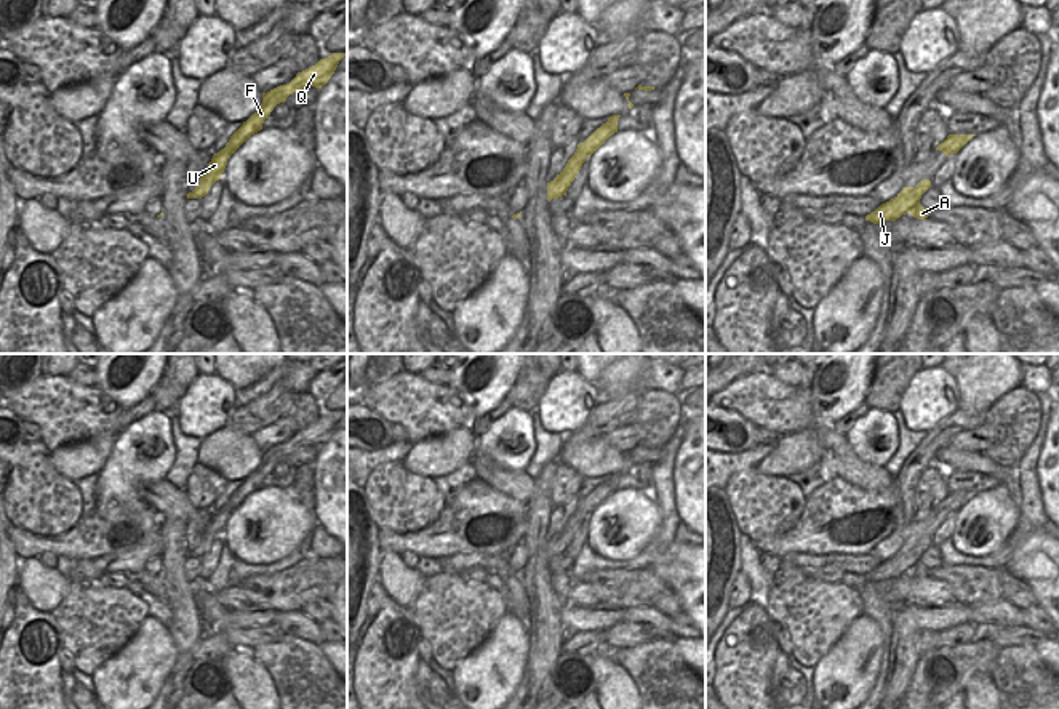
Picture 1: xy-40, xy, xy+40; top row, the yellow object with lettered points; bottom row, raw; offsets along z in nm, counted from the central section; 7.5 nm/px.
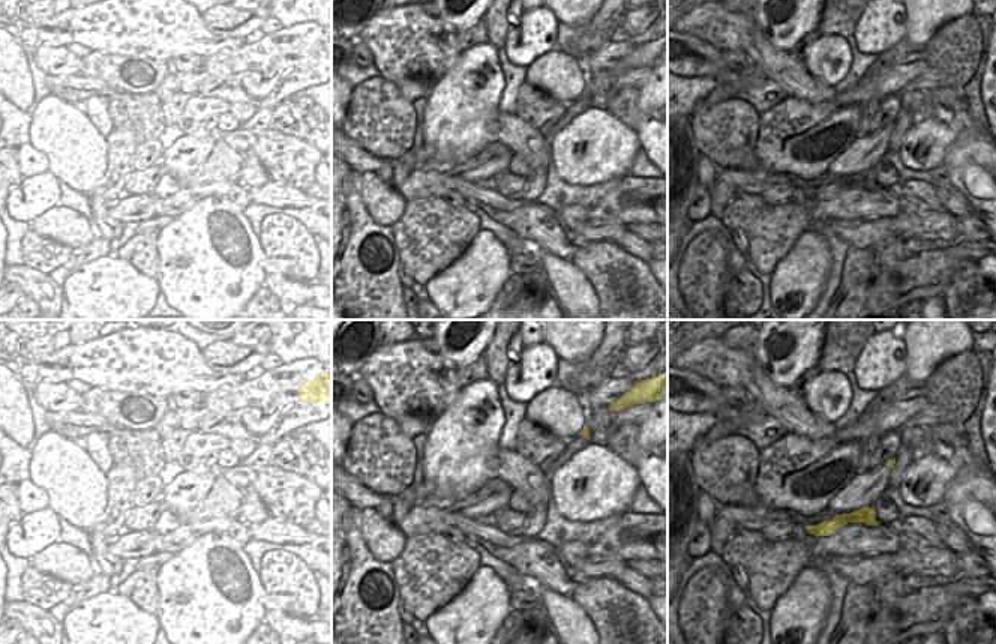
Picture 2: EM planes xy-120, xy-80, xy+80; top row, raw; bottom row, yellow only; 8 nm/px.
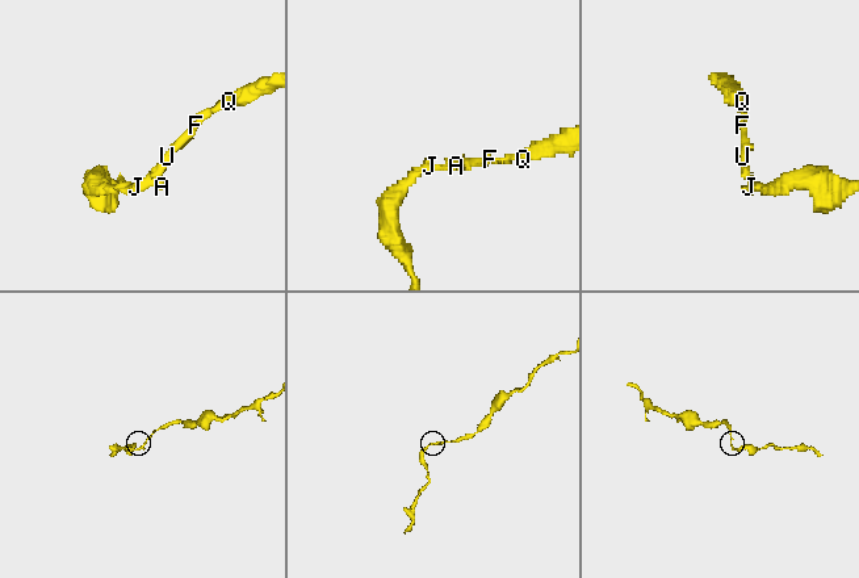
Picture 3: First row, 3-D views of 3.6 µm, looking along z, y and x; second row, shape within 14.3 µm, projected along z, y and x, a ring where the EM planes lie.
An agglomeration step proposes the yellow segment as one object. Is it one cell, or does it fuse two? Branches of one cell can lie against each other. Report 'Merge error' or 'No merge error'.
No merge error.

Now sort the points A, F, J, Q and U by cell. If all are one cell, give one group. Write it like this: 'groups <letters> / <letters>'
groups A F J Q U

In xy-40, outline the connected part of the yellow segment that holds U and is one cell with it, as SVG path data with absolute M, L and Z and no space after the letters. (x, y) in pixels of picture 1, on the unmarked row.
M333 411L331 415L320 418L315 424L298 431L296 435L267 451L262 451L261 466L230 495L224 507L213 514L211 520L205 527L200 543L187 552L187 557L202 557L208 552L210 546L221 538L227 517L254 491L262 488L264 479L270 474L274 466L285 461L286 456L306 445L322 447L328 442L334 432L339 419L346 411Z

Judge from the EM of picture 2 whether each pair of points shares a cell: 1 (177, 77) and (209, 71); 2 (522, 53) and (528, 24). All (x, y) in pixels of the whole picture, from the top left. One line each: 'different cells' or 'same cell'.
1: different cells
2: same cell

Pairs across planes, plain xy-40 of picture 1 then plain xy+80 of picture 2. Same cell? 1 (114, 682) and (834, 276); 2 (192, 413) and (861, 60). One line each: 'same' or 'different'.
1: different
2: different

